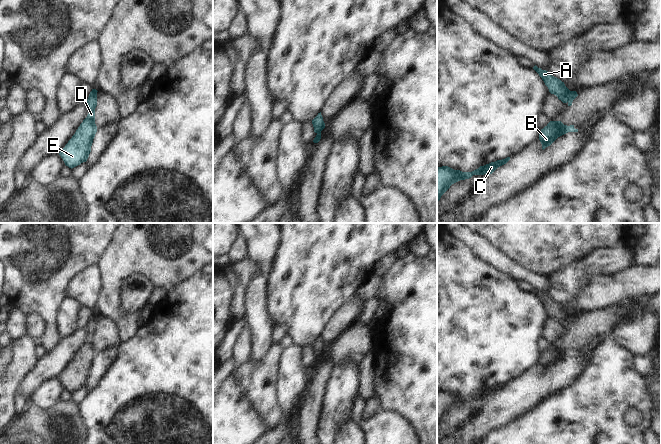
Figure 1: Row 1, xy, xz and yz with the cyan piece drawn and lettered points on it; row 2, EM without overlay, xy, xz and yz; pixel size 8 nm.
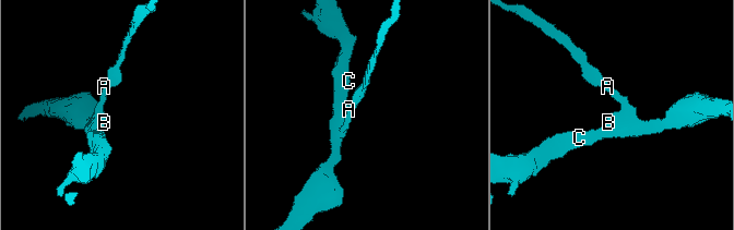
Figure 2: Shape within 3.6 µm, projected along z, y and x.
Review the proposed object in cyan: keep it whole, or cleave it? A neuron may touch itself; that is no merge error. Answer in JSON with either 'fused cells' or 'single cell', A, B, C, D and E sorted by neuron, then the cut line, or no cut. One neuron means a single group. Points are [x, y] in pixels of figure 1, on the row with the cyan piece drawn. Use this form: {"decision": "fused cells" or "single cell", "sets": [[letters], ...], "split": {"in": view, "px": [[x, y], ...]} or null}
{"decision": "single cell", "sets": [["A", "B", "C", "D", "E"]], "split": null}

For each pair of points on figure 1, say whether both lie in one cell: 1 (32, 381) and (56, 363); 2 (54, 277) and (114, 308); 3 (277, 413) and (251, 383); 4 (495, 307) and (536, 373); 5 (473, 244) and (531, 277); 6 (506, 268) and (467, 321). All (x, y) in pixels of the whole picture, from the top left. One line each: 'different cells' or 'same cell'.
1: same cell
2: different cells
3: same cell
4: different cells
5: same cell
6: different cells

